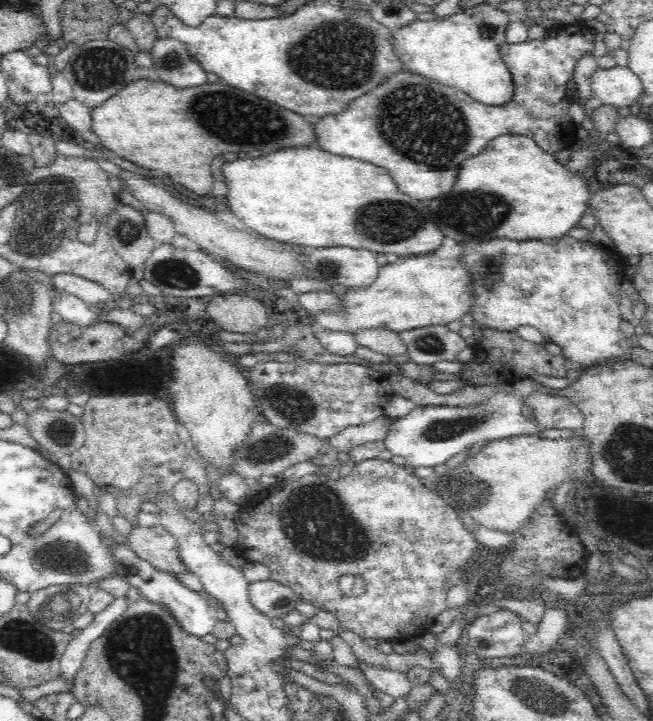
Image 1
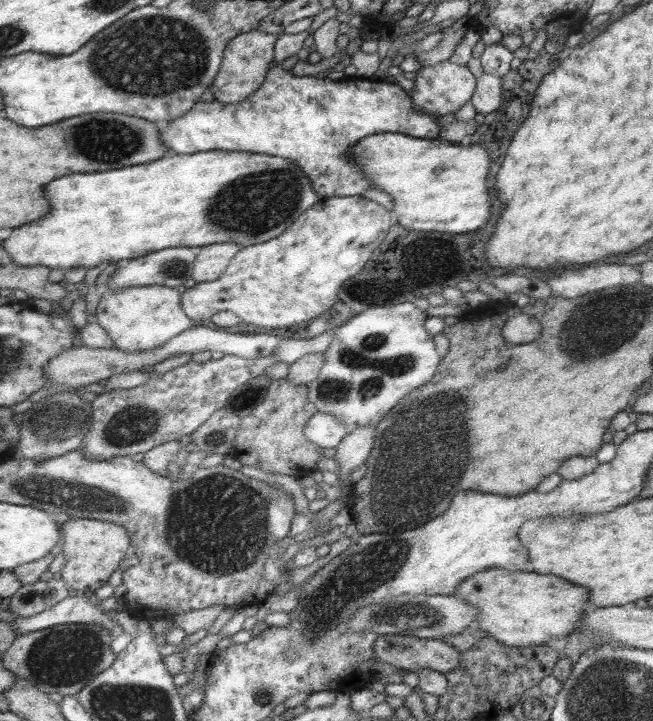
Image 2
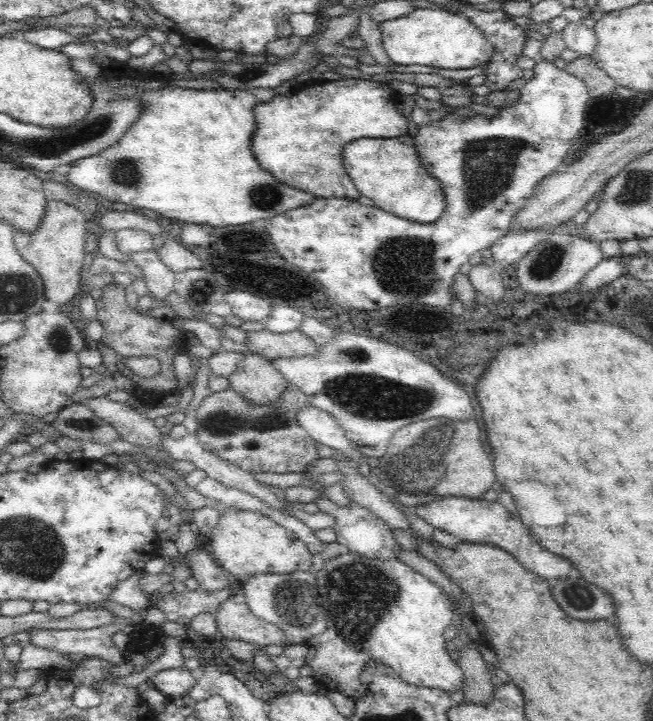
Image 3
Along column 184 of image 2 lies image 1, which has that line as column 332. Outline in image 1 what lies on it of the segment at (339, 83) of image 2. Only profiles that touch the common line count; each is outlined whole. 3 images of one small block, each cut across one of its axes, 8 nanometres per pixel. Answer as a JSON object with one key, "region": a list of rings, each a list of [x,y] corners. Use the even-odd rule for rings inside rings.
{"region":[[[566,31],[552,32],[540,40],[529,39],[519,44],[502,44],[500,55],[513,77],[514,94],[509,102],[501,106],[487,106],[456,88],[446,88],[442,84],[408,71],[398,72],[390,76],[386,82],[382,82],[378,88],[368,90],[362,94],[363,96],[352,100],[340,113],[309,119],[316,135],[316,146],[330,154],[355,158],[379,166],[390,174],[398,190],[410,198],[438,198],[454,186],[460,170],[456,166],[466,158],[476,156],[496,136],[529,136],[544,152],[553,155],[558,150],[569,148],[577,137],[576,126],[568,116],[572,100],[566,93],[567,85],[574,79],[578,62],[583,56],[592,53],[594,48],[592,34],[568,34]]]}

